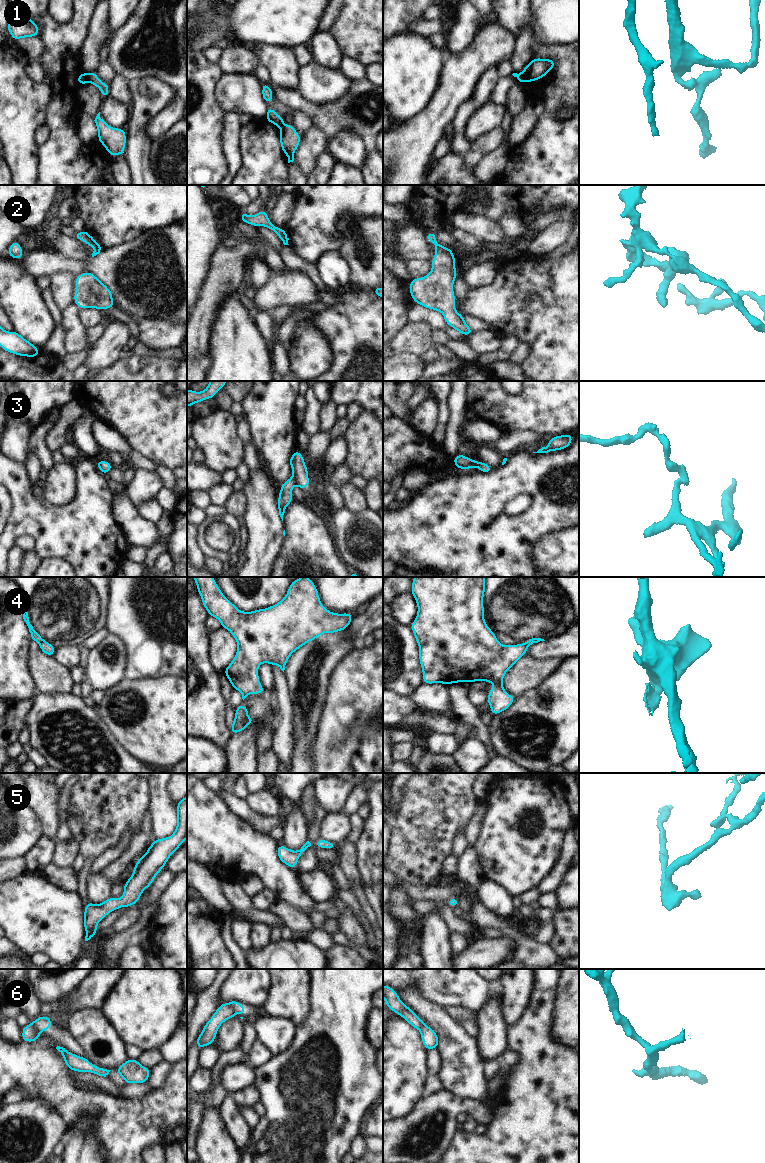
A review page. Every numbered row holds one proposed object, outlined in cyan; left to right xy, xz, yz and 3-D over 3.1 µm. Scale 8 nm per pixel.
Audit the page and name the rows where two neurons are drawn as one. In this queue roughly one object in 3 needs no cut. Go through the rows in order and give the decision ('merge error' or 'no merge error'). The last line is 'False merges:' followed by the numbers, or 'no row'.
1: merge error
2: no merge error
3: merge error
4: merge error
5: no merge error
6: merge error
False merges: 1, 3, 4, 6

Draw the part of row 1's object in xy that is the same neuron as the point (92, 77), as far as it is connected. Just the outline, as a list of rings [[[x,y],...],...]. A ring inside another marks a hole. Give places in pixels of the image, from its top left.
[[[96,72],[87,73],[88,82],[98,87],[104,98],[109,97],[109,84],[103,83]]]

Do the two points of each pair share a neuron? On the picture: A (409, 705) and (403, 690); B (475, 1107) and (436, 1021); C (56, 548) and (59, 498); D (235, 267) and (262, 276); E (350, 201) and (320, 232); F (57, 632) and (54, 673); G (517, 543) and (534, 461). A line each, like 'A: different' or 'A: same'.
A: different
B: different
C: different
D: different
E: same
F: different
G: same

